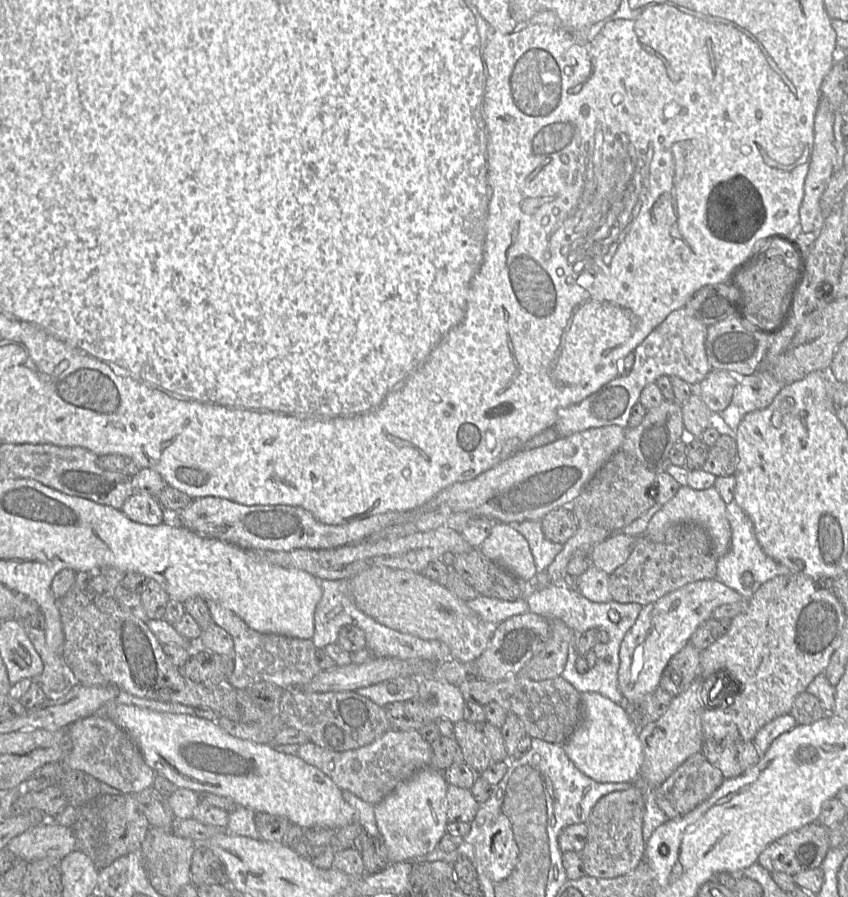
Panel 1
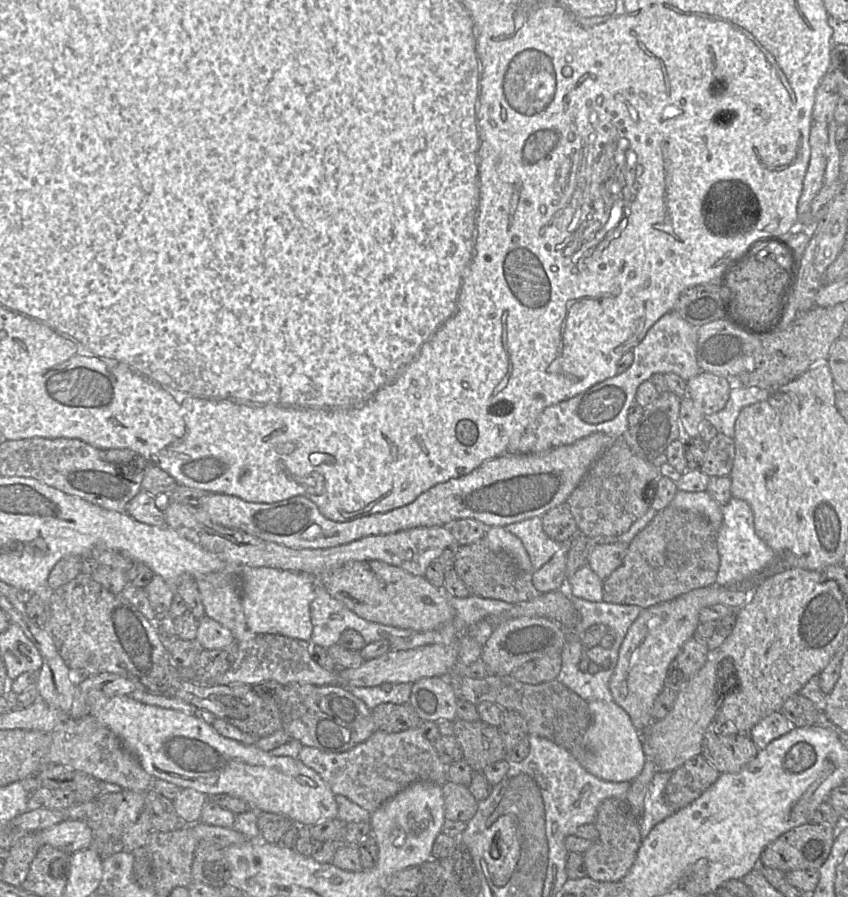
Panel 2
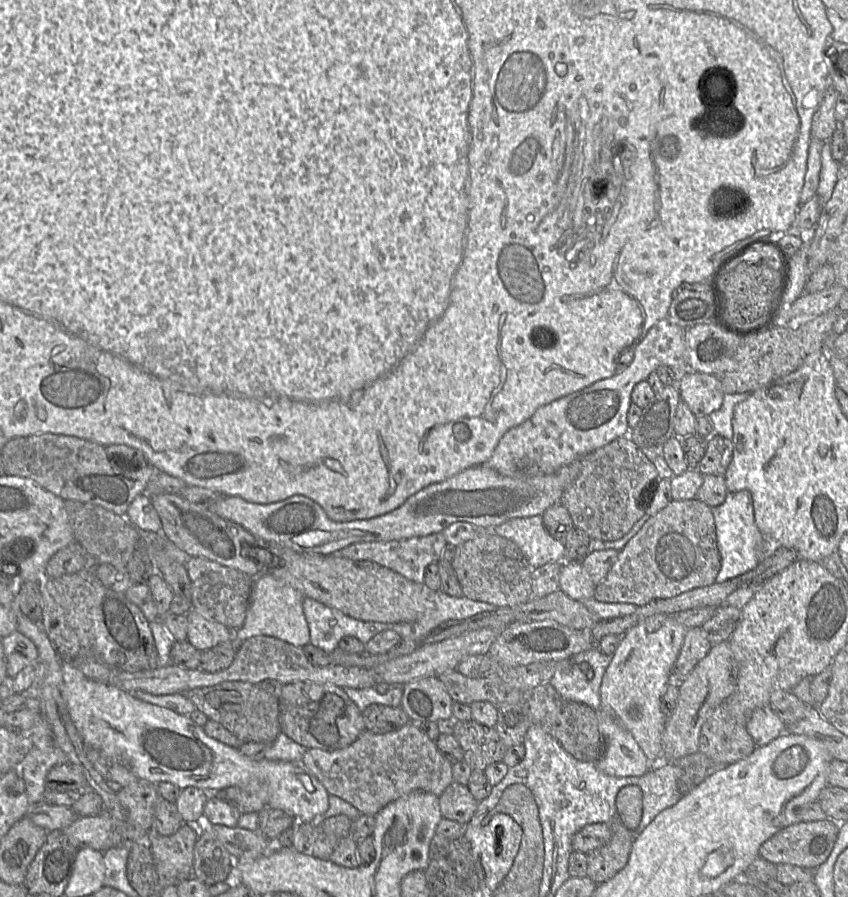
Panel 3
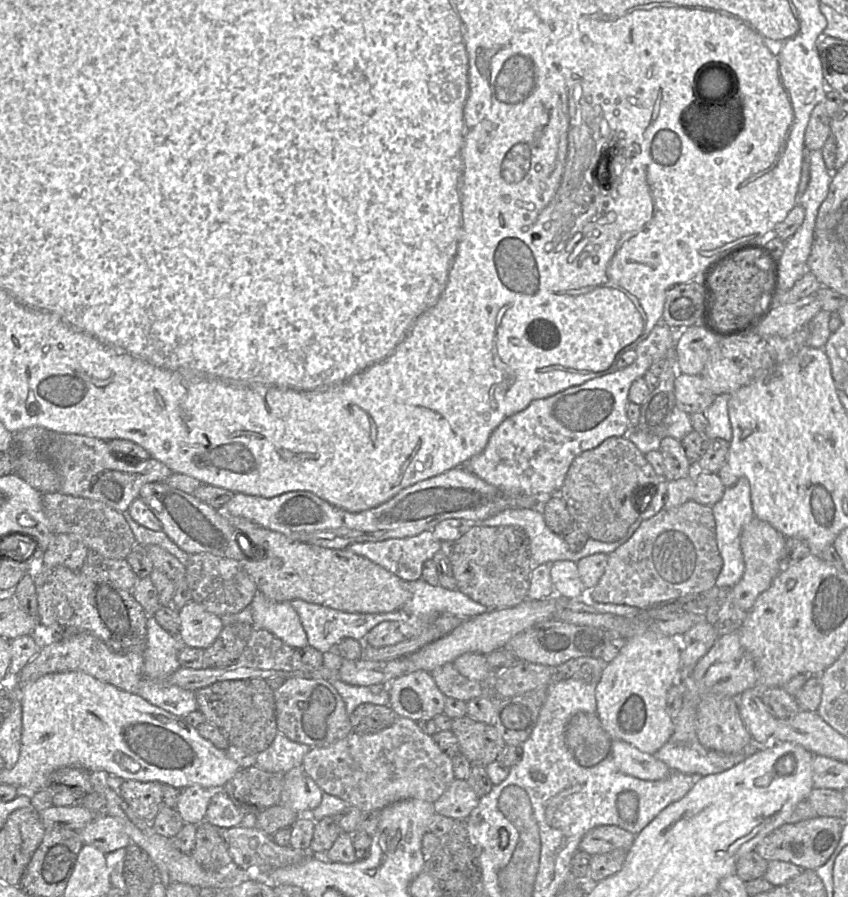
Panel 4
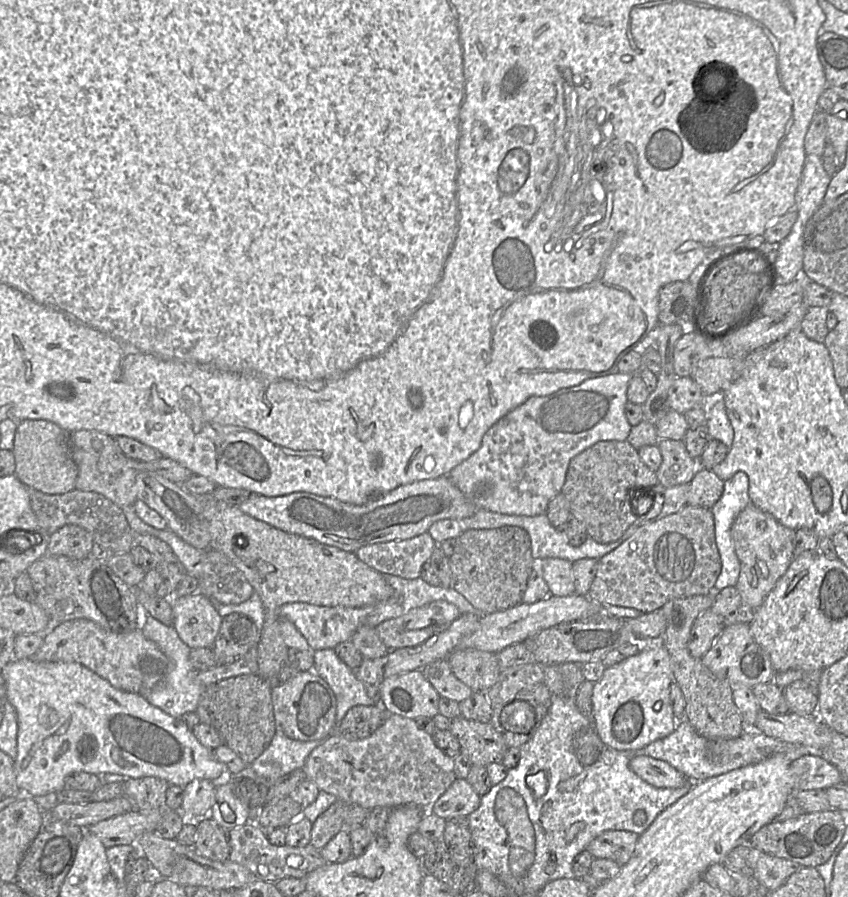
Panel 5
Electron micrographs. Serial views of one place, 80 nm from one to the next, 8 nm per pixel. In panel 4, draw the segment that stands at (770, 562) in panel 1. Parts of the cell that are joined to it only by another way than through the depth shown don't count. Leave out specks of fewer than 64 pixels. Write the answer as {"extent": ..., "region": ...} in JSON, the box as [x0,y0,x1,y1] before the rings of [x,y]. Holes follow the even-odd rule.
{"extent":[711,477,754,588],"region":[[[741,477],[734,485],[726,487],[722,498],[711,507],[715,519],[717,546],[723,560],[715,585],[719,588],[732,588],[741,579],[745,568],[740,534],[743,527],[754,517],[749,480]]]}

